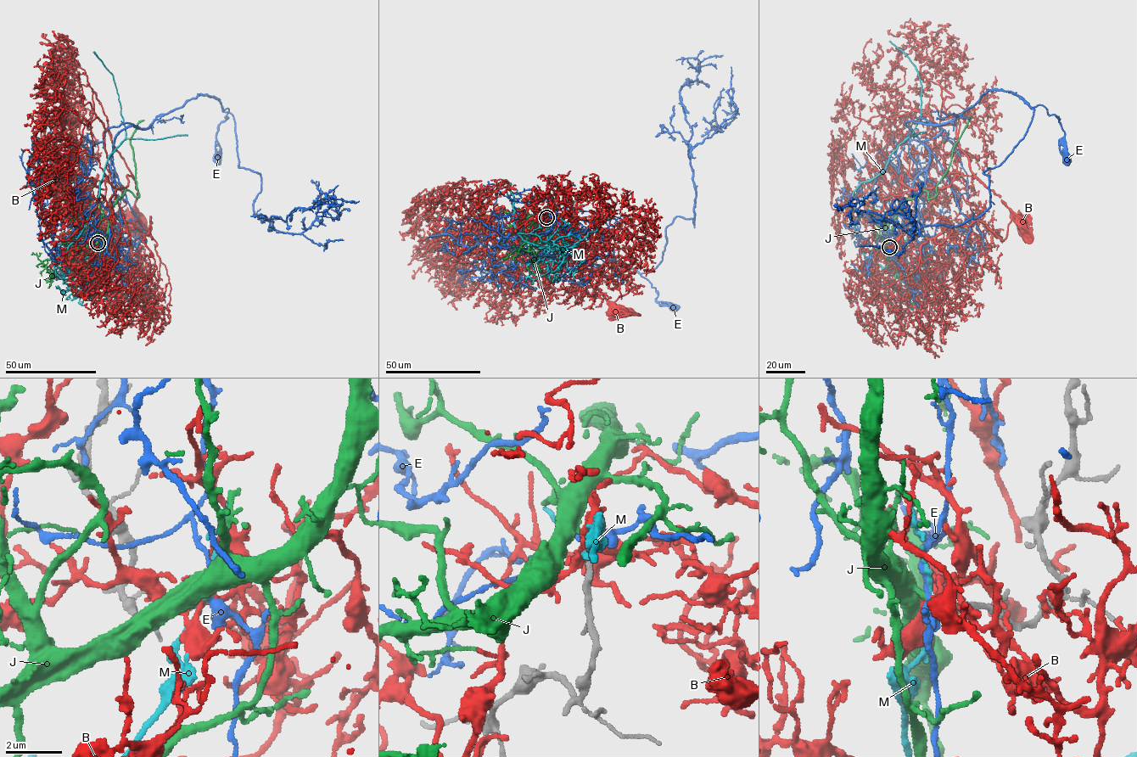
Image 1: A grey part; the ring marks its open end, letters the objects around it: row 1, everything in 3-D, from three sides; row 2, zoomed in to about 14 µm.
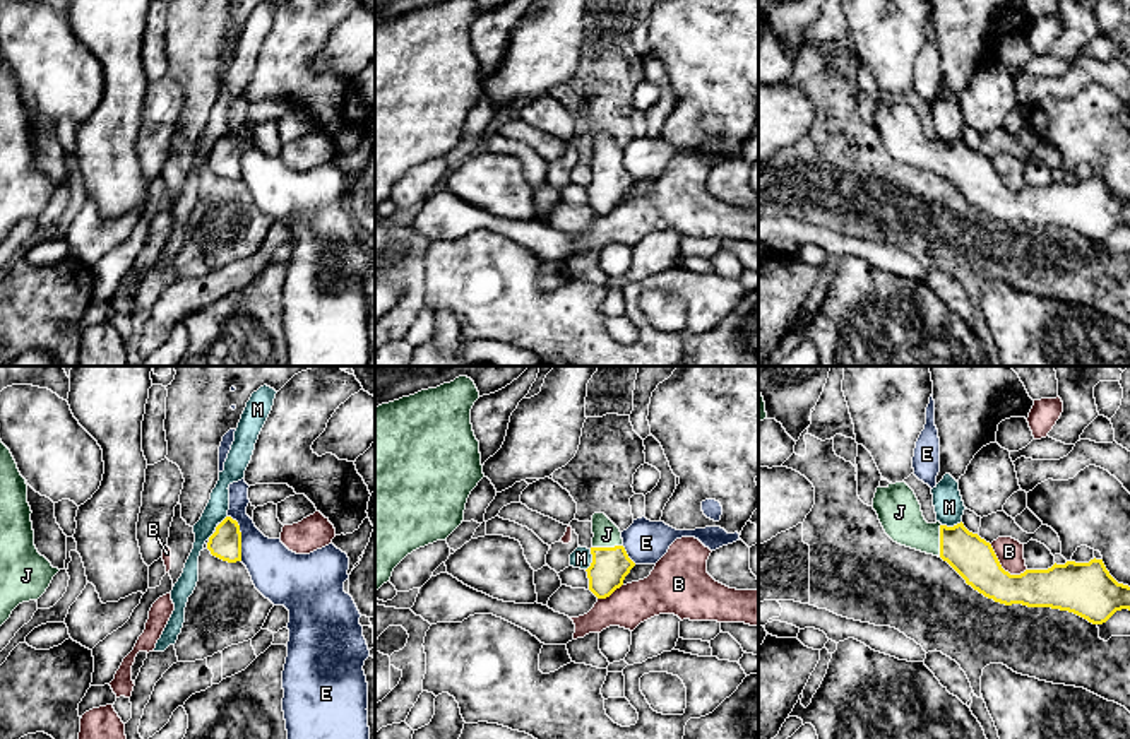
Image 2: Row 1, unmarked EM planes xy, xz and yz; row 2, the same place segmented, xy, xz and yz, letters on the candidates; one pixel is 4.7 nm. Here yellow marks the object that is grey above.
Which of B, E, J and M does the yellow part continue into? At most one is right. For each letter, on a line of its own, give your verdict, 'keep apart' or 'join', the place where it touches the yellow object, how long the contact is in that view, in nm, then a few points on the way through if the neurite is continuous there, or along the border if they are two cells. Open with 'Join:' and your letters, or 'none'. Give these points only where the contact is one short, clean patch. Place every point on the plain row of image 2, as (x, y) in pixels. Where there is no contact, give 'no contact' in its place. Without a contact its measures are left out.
Join: J
B: keep apart | yz (1002, 185) | 220 nm
E: keep apart | xy (240, 154) | 220 nm | along xy (228, 132), (238, 142), (242, 177)
J: join | yz (940, 158) | 160 nm
M: keep apart | xz (593, 177) | 110 nm | along xz (591, 166), (591, 182), (586, 187)

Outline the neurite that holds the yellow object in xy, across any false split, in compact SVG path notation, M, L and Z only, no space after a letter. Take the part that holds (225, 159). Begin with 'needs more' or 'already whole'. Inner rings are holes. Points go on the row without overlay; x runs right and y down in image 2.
already whole | M226 133L209 154L207 166L223 178L241 178L241 149L238 139Z

